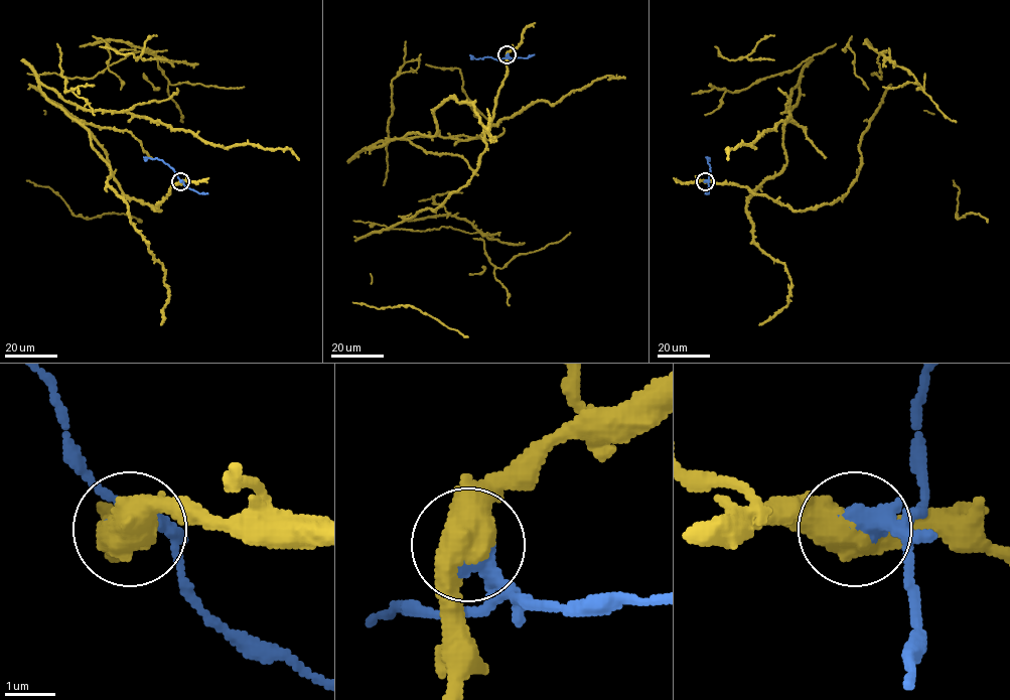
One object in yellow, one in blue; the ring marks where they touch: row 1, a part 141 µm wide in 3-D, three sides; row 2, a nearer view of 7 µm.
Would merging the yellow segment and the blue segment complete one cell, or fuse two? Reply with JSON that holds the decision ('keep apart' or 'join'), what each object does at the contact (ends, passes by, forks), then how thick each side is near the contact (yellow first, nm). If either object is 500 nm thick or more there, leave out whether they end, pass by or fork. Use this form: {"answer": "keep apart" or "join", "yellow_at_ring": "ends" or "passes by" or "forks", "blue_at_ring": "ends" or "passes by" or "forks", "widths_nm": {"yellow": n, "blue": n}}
{"answer": "keep apart", "widths_nm": {"yellow": 600, "blue": 650}}

